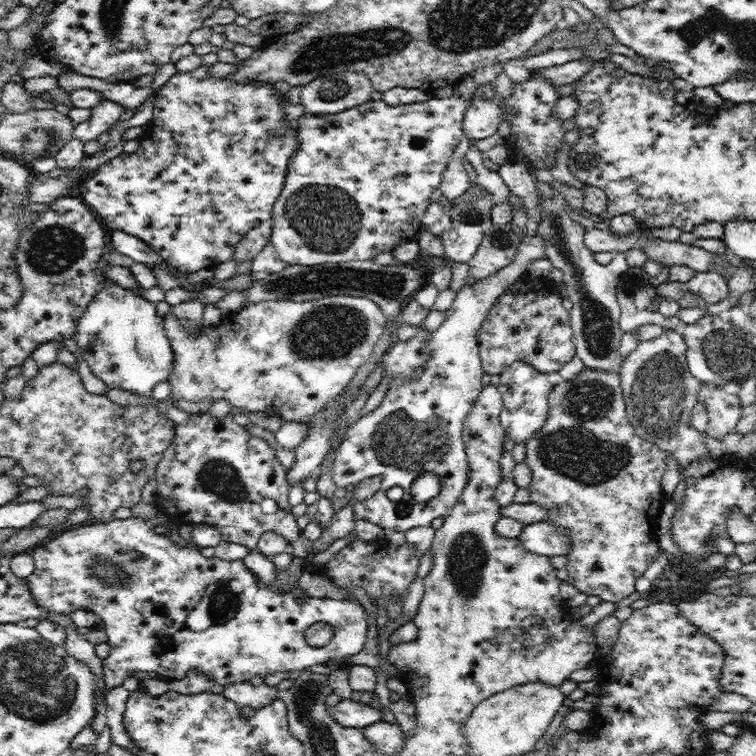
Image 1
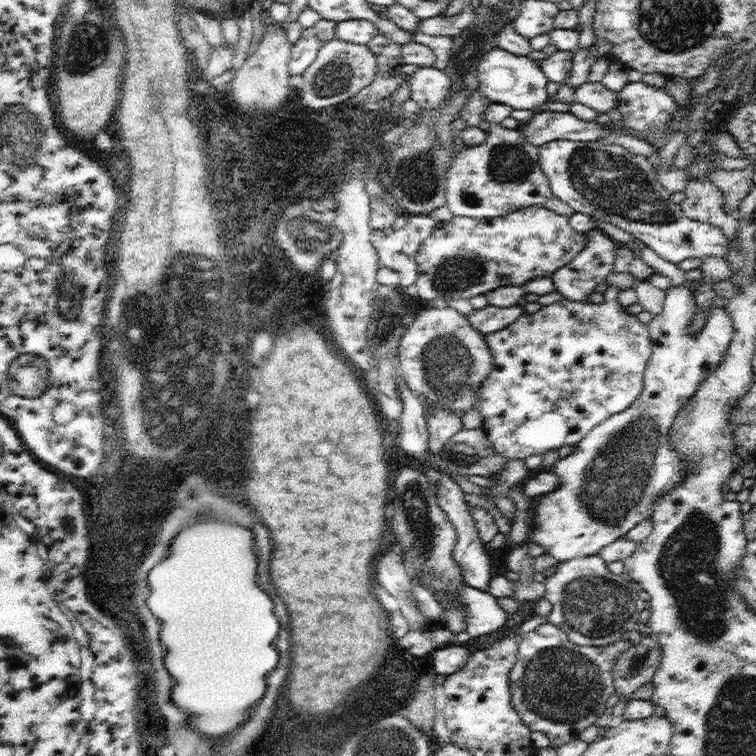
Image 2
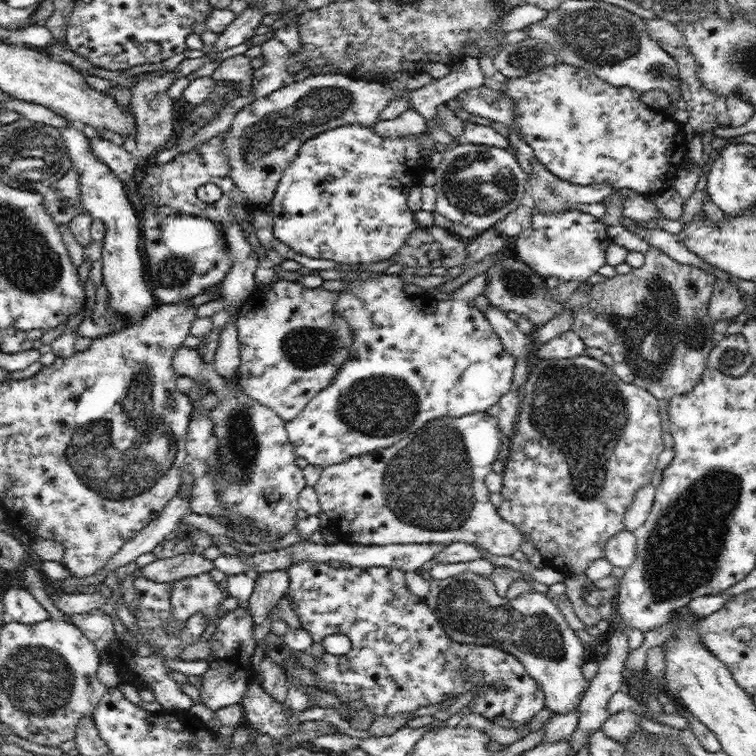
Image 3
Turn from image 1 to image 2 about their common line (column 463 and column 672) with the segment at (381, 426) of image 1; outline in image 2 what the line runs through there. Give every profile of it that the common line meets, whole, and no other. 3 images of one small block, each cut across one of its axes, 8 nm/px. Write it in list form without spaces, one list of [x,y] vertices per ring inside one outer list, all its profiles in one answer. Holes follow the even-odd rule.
[[[679,286],[665,290],[663,310],[657,316],[653,316],[653,320],[645,326],[653,342],[653,352],[643,372],[643,392],[629,408],[625,408],[625,412],[619,412],[603,424],[599,424],[597,428],[593,428],[581,442],[573,446],[571,454],[557,460],[551,468],[551,474],[559,480],[559,486],[553,488],[553,492],[541,494],[531,500],[527,518],[529,534],[523,544],[541,546],[545,554],[557,558],[557,562],[581,556],[595,556],[607,544],[623,538],[639,522],[651,518],[653,508],[659,504],[661,496],[677,490],[677,486],[681,486],[685,478],[691,474],[687,458],[681,458],[677,446],[673,446],[671,442],[673,422],[677,414],[689,402],[693,402],[693,396],[697,394],[705,378],[717,372],[733,338],[731,318],[725,308],[699,308],[691,290],[687,286]],[[697,312],[703,312],[705,320],[703,328],[695,330],[693,318],[697,316]]]

